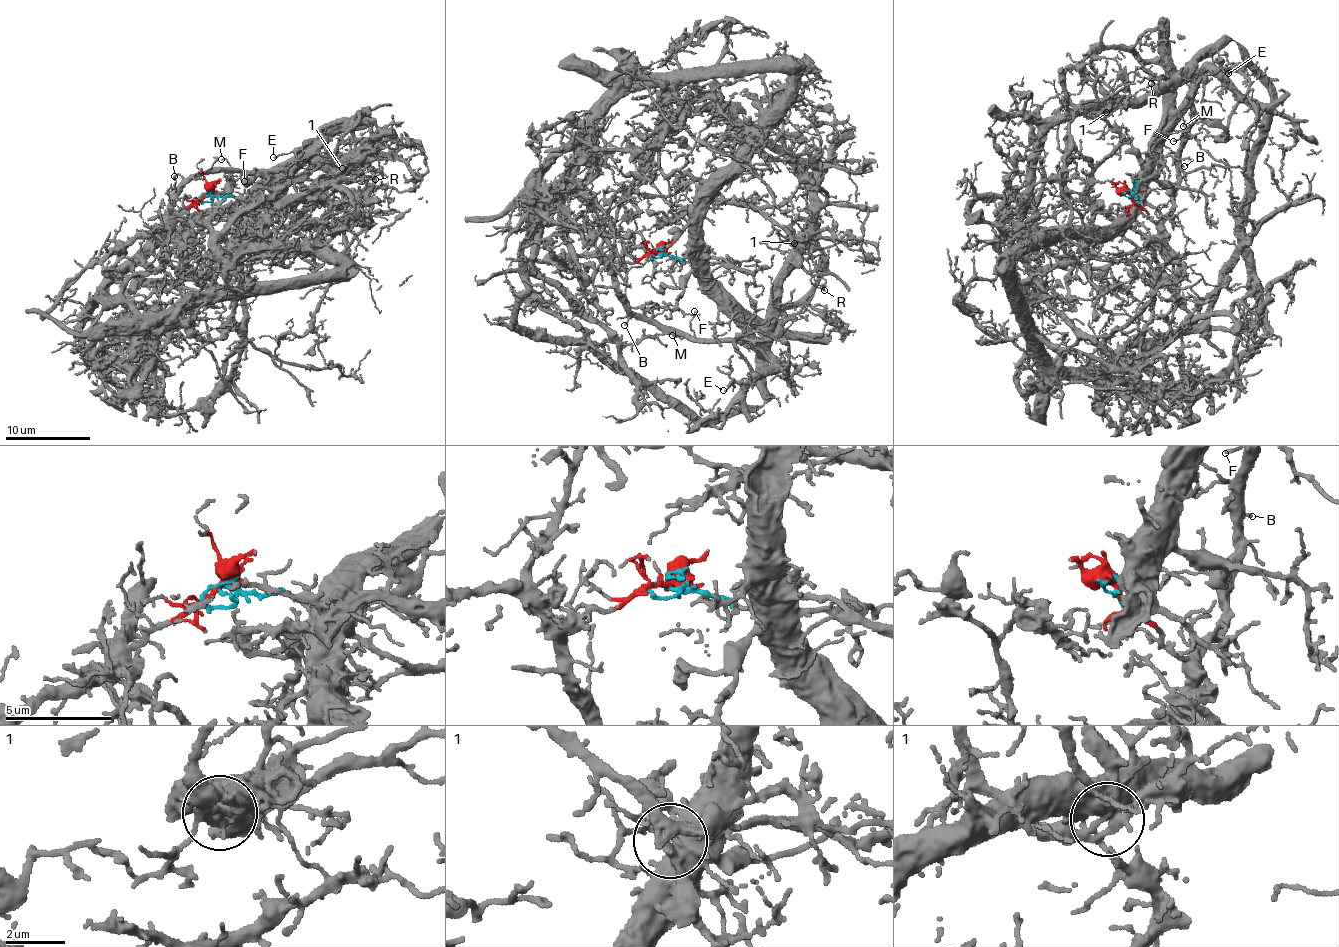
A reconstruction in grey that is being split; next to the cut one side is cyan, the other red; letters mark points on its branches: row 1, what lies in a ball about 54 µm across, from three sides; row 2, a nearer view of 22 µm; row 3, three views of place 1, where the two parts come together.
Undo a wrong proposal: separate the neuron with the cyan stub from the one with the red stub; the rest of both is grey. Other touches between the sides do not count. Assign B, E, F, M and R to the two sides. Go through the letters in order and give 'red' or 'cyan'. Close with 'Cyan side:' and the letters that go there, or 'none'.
B: red
E: red
F: red
M: red
R: cyan
Cyan side: R

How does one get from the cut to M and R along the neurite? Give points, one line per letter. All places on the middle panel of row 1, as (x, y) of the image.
M: (658, 253), (621, 264), (618, 288), (626, 307), (675, 328), (682, 337), (672, 335)
R: (658, 253), (679, 256), (770, 328), (818, 275), (816, 224), (802, 219), (794, 250), (825, 291)

